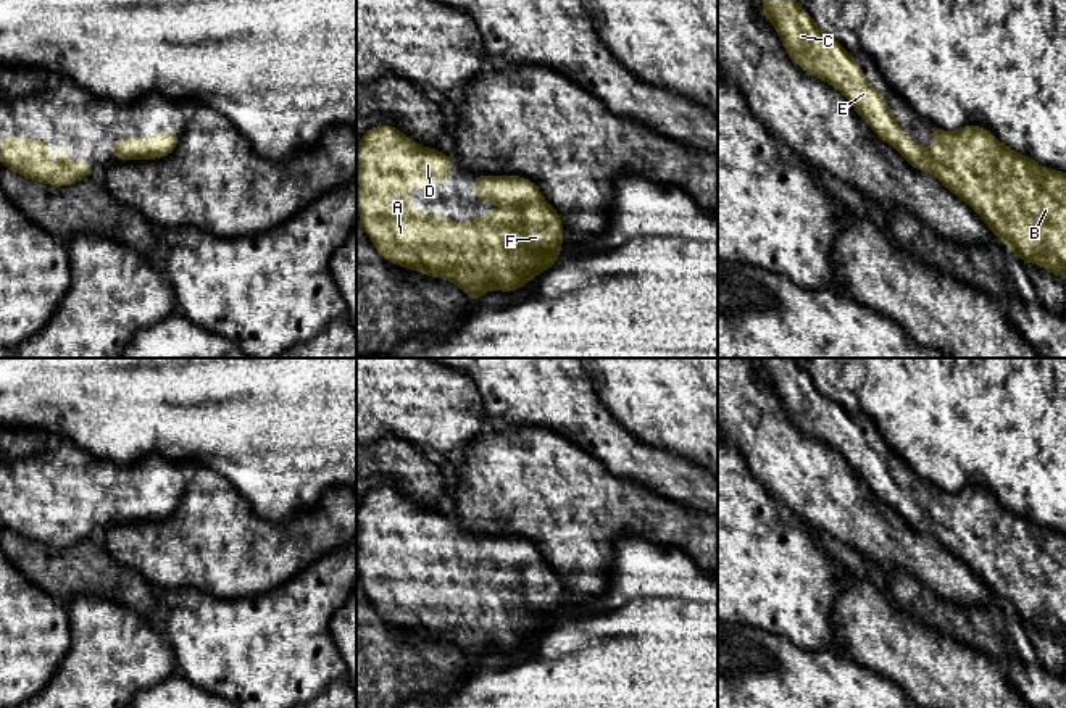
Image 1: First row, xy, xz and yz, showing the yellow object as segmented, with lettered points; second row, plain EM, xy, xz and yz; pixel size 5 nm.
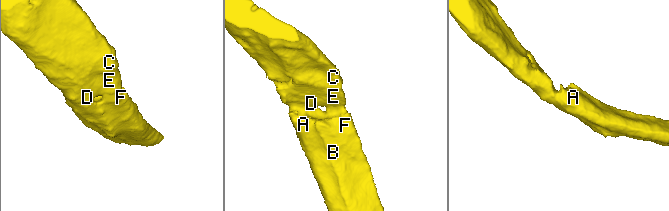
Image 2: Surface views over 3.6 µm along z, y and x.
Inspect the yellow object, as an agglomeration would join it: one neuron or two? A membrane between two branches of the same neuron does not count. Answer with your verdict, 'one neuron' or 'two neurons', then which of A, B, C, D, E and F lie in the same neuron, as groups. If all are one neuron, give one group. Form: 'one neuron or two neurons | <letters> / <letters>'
one neuron | A B C D E F

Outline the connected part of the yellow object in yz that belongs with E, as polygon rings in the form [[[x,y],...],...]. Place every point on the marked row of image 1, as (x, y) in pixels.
[[[763,0],[763,15],[772,23],[793,63],[842,92],[884,142],[897,148],[913,168],[931,171],[964,200],[1021,261],[1047,268],[1060,279],[1066,276],[1066,173],[1037,165],[1005,147],[990,131],[972,124],[955,132],[934,127],[932,150],[924,150],[903,135],[885,100],[866,82],[860,65],[834,37],[818,29],[797,0]]]

